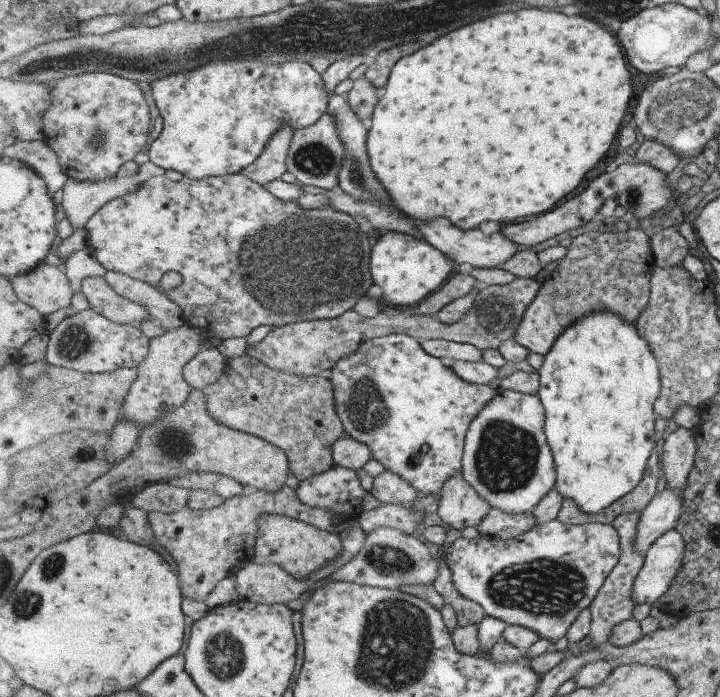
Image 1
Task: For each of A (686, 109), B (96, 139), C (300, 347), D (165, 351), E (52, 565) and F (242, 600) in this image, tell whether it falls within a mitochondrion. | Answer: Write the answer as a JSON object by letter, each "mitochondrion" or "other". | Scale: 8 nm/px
{"A":"mitochondrion","B":"mitochondrion","C":"other","D":"other","E":"mitochondrion","F":"other"}

